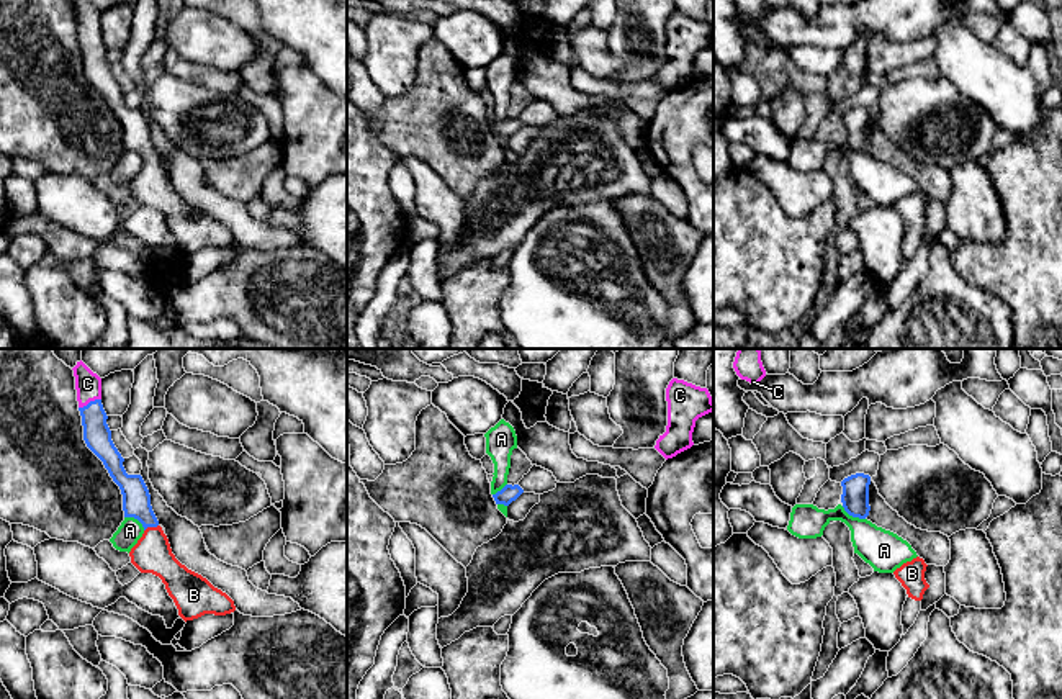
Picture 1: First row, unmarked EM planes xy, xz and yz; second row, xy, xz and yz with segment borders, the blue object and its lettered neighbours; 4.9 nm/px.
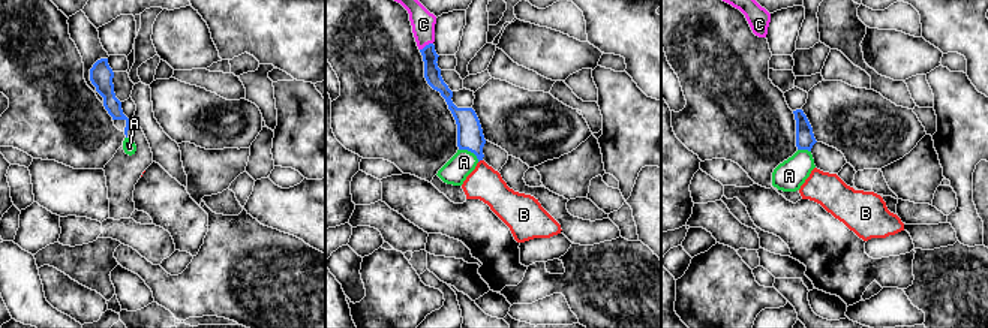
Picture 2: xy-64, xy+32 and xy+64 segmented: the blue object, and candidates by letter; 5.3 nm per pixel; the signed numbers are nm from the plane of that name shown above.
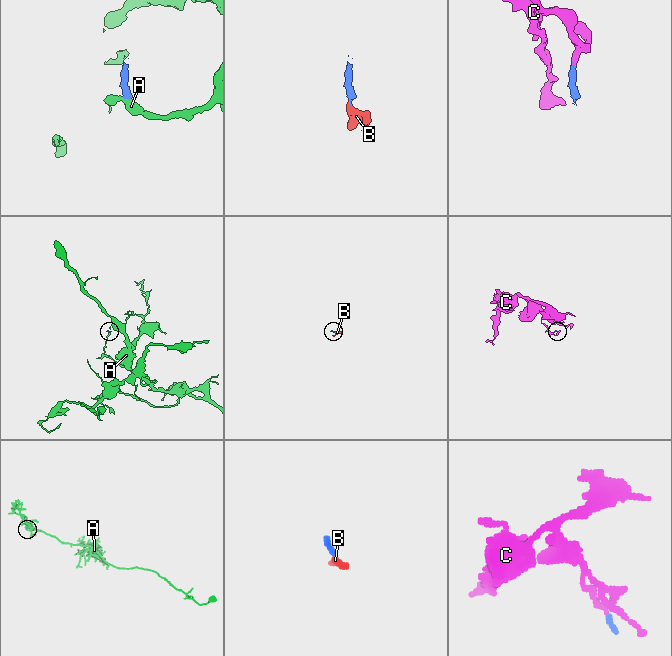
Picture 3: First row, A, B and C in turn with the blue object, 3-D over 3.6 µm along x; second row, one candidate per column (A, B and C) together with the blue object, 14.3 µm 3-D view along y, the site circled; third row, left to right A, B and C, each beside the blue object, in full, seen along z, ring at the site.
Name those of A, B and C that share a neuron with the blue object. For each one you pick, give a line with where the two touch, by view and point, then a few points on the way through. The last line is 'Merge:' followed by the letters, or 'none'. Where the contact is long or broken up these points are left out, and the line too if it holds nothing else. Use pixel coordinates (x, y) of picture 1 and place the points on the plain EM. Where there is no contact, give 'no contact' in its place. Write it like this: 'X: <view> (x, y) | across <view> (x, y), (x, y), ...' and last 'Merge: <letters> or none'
B: xy (151, 159) | across xy (136, 135), (151, 159), (152, 187)
C: xy (90, 35) | across xy (97, 67), (90, 35), (87, 17)
Merge: B, C

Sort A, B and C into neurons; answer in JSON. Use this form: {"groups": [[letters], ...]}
{"groups": [["A"], ["B", "C"]]}

